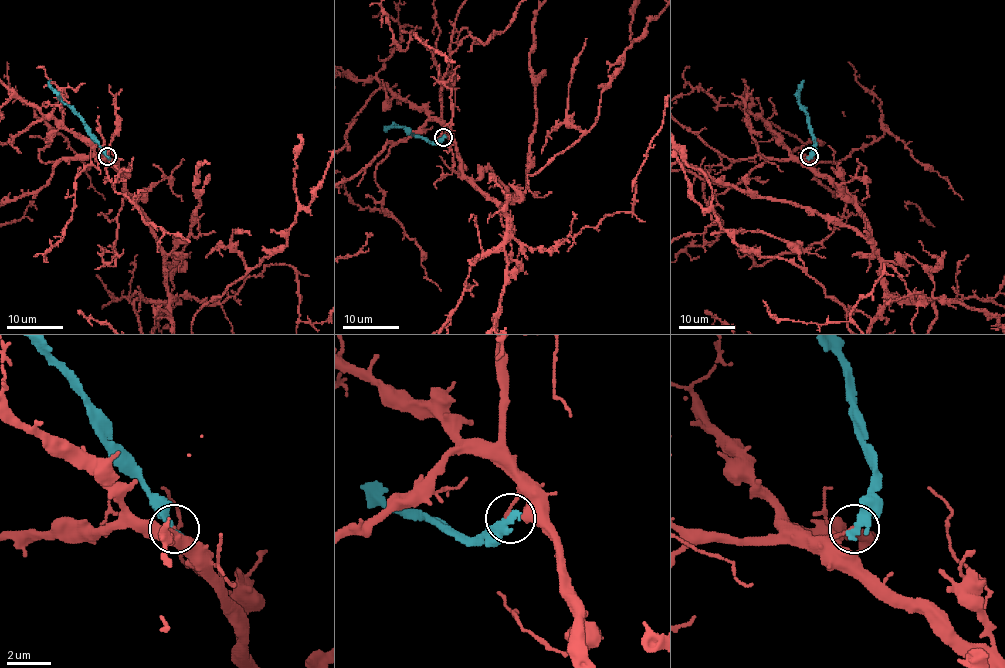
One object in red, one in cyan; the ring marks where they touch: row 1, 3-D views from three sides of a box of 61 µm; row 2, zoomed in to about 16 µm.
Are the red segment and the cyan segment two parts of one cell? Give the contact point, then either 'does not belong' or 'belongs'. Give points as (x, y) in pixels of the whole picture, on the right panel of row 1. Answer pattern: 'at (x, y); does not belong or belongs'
at (809, 156); does not belong

